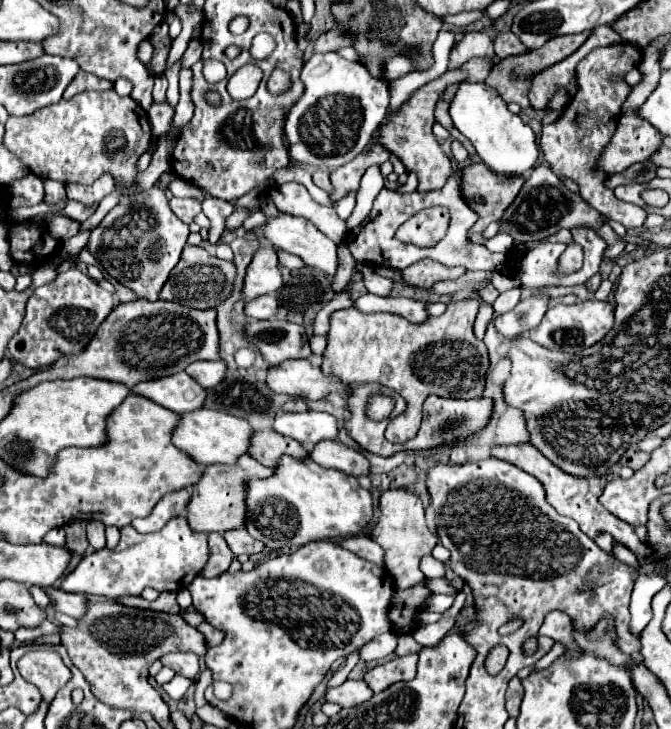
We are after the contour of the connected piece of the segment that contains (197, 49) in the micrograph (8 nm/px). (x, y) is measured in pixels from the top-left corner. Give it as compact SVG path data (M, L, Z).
M191 40L185 54L181 56L181 68L191 68L199 58L201 58L201 42Z

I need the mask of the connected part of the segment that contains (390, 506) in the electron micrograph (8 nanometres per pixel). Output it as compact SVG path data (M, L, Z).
M403 488L383 492L379 508L381 518L371 532L371 538L385 550L385 570L393 578L395 590L407 590L425 578L419 568L419 562L425 554L431 554L431 550L437 544L437 536L427 528L421 500Z

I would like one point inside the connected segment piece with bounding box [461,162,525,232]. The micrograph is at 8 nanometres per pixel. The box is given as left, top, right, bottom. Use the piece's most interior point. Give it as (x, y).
(489, 195)

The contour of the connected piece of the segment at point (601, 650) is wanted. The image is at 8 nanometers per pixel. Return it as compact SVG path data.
M603 618L601 622L597 622L597 626L593 626L593 630L585 630L585 634L573 634L573 638L583 650L593 652L595 656L603 656L613 666L633 664L631 656L625 656L621 654L621 650L617 650L615 646L617 634L613 634L613 622L609 622L609 618Z

